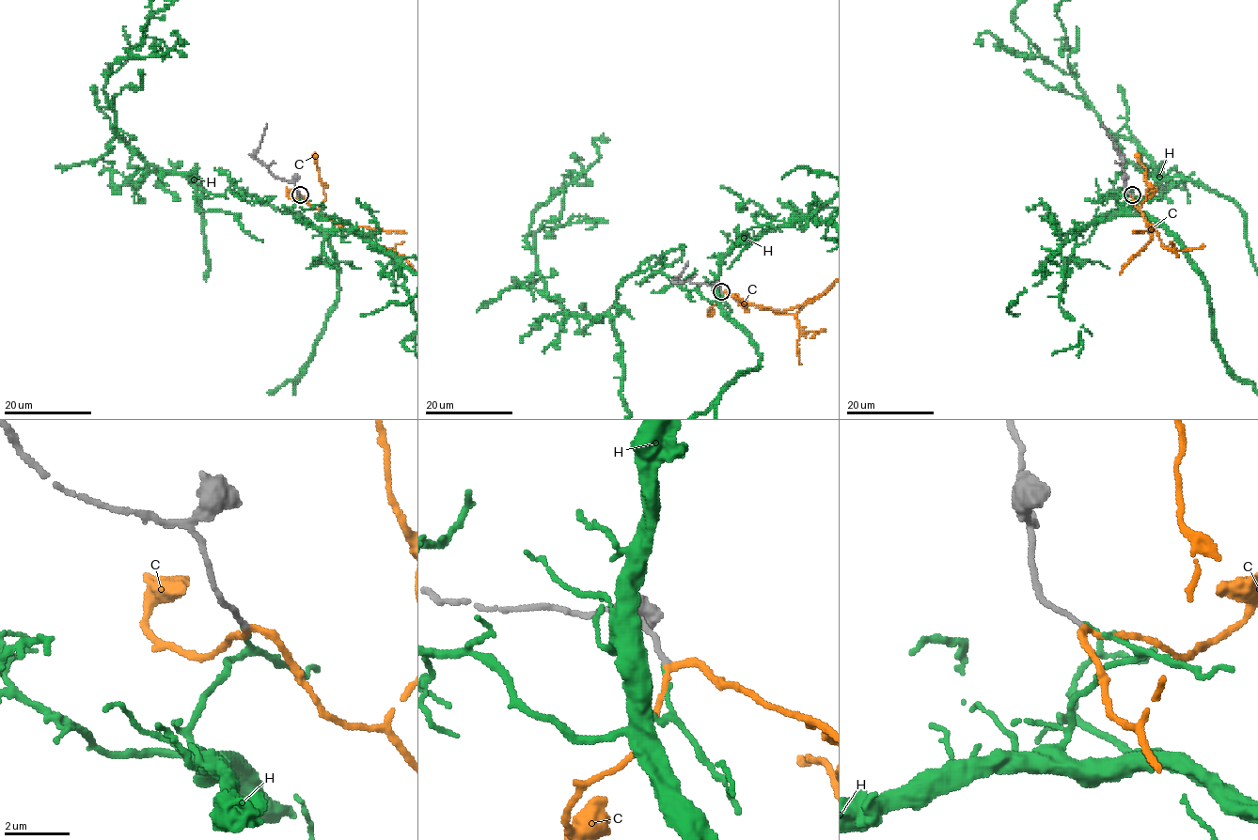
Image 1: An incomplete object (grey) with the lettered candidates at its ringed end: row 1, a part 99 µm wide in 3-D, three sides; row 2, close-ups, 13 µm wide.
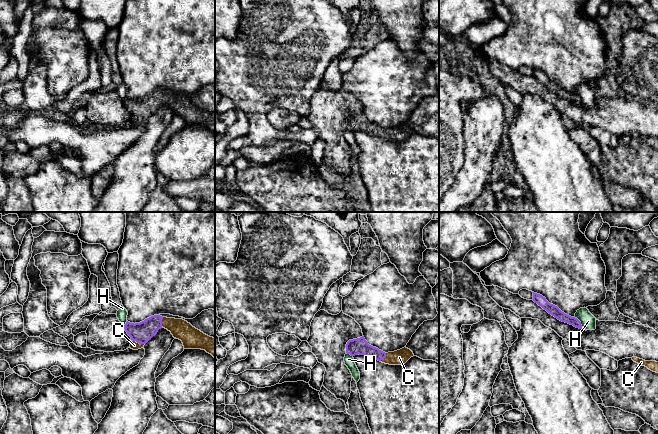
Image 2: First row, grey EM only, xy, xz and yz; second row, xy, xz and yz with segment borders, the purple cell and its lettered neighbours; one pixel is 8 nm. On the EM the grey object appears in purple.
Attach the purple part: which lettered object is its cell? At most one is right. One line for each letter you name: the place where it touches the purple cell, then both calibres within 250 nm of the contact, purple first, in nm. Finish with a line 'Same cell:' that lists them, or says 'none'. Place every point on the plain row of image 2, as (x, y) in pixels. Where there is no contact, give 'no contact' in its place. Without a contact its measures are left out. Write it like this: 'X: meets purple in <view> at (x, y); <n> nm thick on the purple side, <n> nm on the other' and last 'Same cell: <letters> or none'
C: meets purple in xy at (138, 118); 170 nm thick on the purple side, 70 nm on the other
Same cell: C

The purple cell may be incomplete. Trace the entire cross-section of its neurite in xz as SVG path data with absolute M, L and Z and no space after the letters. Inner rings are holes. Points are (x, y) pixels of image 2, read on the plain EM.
M364 112L349 116L346 120L346 129L351 132L365 131L389 141L403 141L414 132L413 128L406 123L394 128L385 129L369 121Z

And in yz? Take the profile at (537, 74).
M533 68L533 77L558 96L573 101L576 104L586 106L577 94L565 90L557 82L550 80L542 71Z

